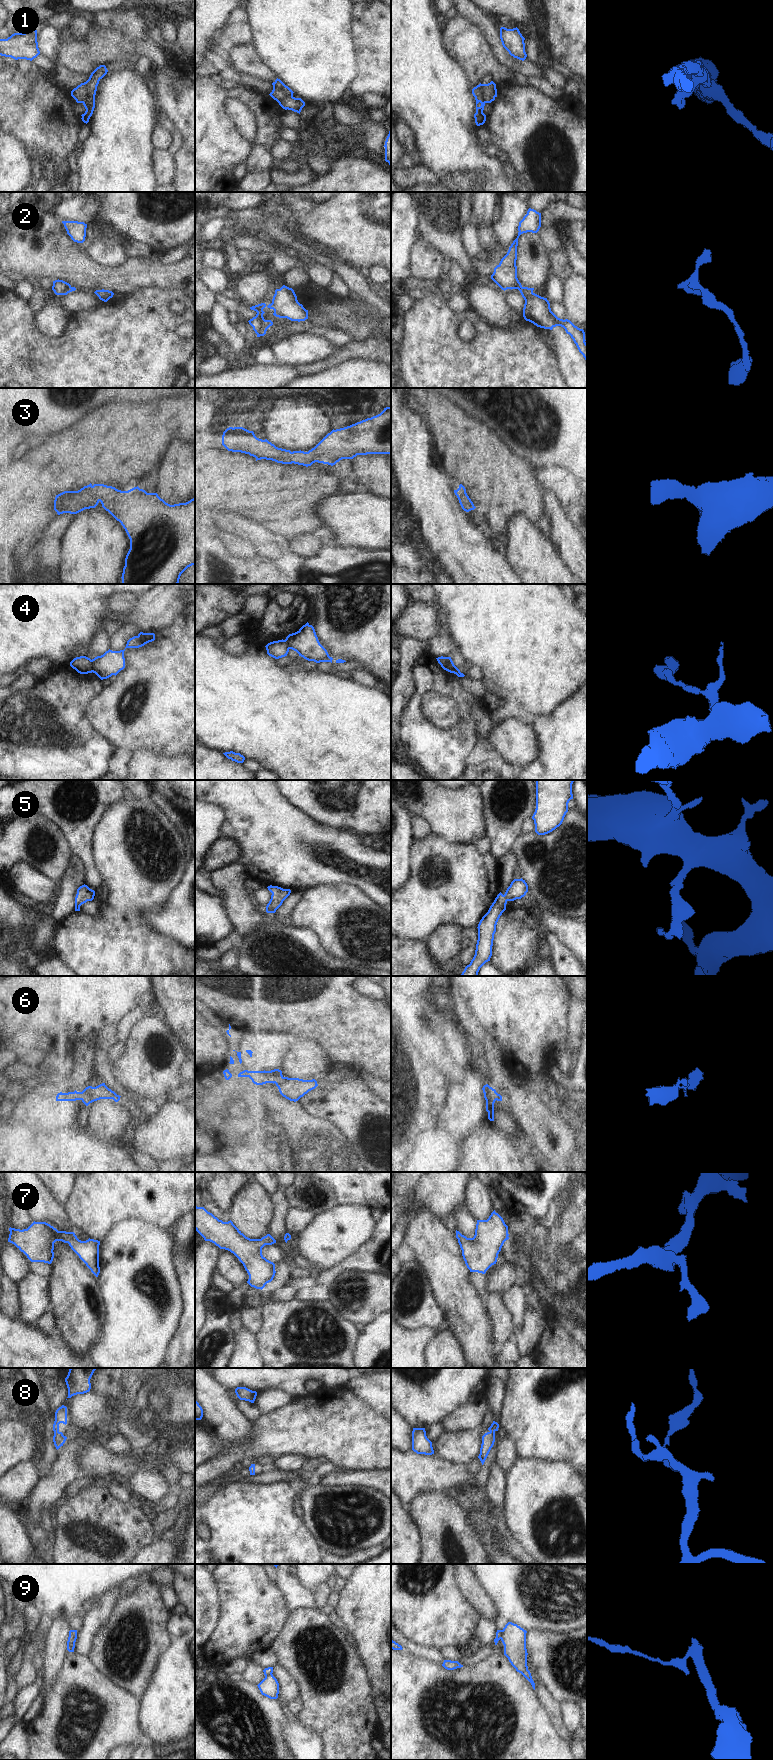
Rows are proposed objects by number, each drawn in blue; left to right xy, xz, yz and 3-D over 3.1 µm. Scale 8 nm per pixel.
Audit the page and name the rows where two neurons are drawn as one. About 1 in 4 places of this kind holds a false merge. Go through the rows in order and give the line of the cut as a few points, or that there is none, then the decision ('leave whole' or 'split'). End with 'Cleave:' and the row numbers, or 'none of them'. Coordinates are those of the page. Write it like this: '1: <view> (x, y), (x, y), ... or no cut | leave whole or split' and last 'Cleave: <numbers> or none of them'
1: no cut | leave whole
2: no cut | leave whole
3: no cut | leave whole
4: xy (90, 660), (93, 671) | split
5: no cut | leave whole
6: no cut | leave whole
7: no cut | leave whole
8: no cut | leave whole
9: yz (502, 1630), (500, 1638) | split
Cleave: 4, 9

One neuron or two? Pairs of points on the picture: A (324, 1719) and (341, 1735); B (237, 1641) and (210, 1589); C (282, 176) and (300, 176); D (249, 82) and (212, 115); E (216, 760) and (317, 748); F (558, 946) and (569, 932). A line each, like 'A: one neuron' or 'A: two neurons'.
A: one neuron
B: two neurons
C: one neuron
D: two neurons
E: two neurons
F: two neurons

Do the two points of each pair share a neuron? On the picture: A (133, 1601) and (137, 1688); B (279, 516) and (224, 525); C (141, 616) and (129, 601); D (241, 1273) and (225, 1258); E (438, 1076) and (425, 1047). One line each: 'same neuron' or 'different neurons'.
A: same neuron
B: different neurons
C: different neurons
D: same neuron
E: different neurons

